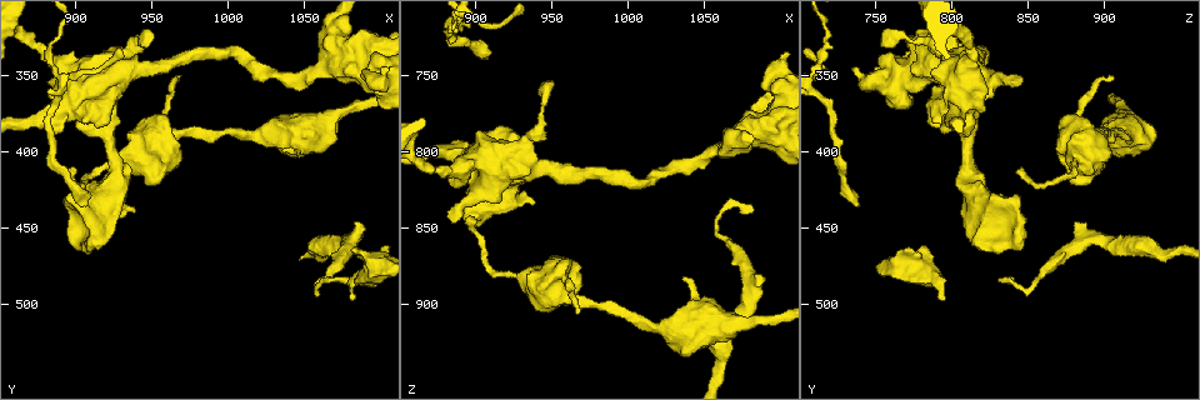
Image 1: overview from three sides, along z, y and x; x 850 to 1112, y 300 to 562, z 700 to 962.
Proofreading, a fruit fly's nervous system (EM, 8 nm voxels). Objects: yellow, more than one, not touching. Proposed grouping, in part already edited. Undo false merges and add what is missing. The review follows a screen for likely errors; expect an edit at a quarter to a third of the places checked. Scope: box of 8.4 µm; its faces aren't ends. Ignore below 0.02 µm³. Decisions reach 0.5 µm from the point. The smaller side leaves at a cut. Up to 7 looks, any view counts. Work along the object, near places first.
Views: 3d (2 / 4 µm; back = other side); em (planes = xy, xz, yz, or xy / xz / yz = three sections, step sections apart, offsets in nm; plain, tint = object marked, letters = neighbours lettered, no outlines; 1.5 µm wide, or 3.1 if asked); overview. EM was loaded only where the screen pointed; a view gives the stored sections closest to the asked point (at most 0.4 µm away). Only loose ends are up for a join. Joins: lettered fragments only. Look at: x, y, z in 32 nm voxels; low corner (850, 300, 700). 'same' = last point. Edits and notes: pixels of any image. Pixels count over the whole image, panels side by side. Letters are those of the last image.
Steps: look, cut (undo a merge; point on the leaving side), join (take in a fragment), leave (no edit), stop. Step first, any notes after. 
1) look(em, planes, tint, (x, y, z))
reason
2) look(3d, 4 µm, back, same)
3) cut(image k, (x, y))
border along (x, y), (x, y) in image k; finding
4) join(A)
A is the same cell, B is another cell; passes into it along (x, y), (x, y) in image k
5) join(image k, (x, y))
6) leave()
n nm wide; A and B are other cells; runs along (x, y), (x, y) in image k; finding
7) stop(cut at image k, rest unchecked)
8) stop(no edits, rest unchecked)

look(em, planes, plain, (966, 354, 906))
tapers out

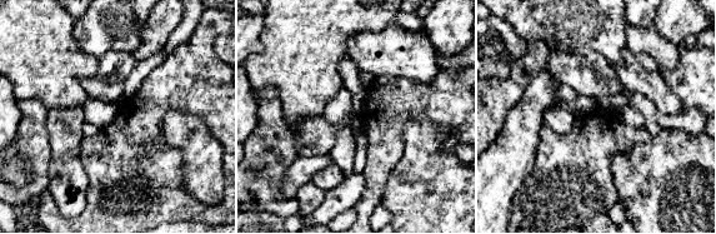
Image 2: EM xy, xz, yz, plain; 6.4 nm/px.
look(em, planes, letters, same)

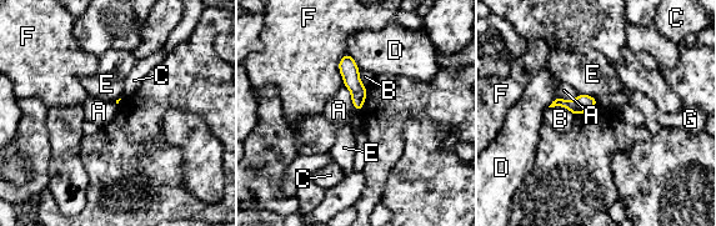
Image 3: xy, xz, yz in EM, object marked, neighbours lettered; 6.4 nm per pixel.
leave()
F touches over 220 nm; A, B, C, D, E, F and G are other cells; no lettered fragment goes on from it

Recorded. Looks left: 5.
look(em, planes, letters, (1080, 498, 792))
an open end

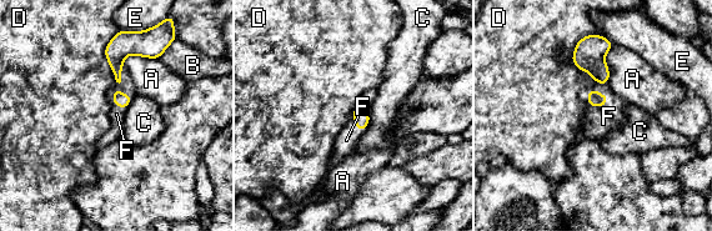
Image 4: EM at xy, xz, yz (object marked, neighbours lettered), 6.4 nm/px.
join(F)
F is the same cell, A, B, C, D and E are other cells; passes into it along (595, 99), (598, 93), (608, 116) in image 4; the neuron continues

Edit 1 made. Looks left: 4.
look(3d, 4 µm, (904, 386, 810))
free end

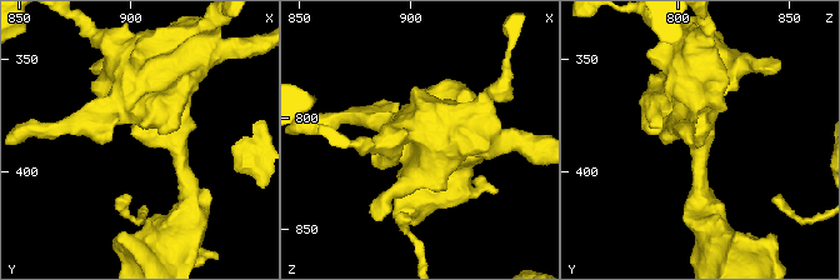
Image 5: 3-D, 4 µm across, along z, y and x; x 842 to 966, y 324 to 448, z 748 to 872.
look(em, xy, step 8, letters, (902, 387, 808))
shape alone is not enough

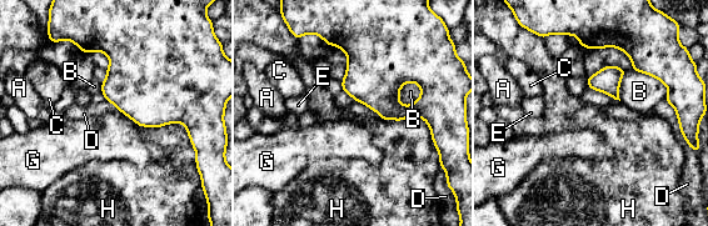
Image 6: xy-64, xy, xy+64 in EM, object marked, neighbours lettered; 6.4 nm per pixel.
leave()
A, B, C, D, E, G and H are other cells; border along (119, 110), (139, 125) in image 6; none of them fits

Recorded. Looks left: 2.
stop(join at image 4, rest unchecked)

